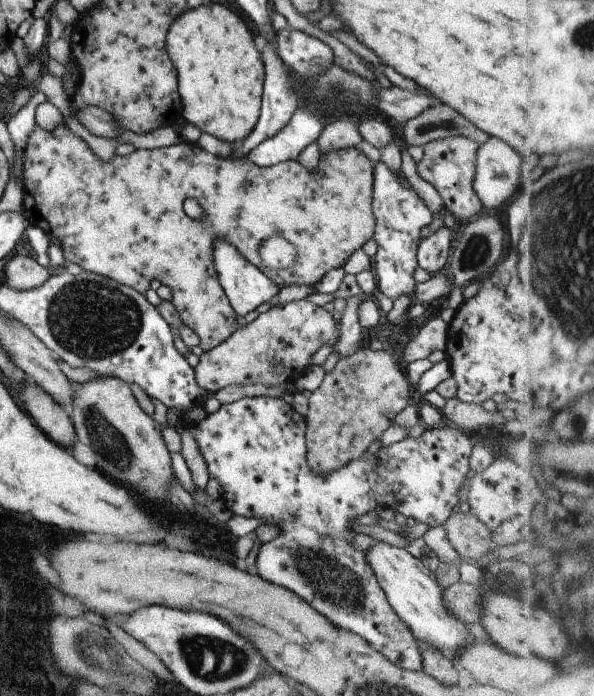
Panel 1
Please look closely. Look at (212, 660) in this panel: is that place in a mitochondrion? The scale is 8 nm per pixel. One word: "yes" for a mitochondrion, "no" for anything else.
yes

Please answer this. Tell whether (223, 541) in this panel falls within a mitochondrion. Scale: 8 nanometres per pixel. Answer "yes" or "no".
no

